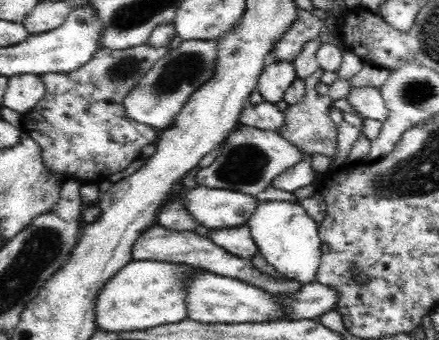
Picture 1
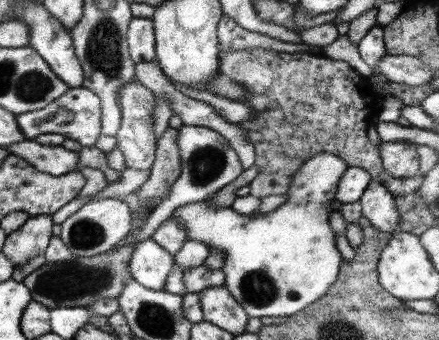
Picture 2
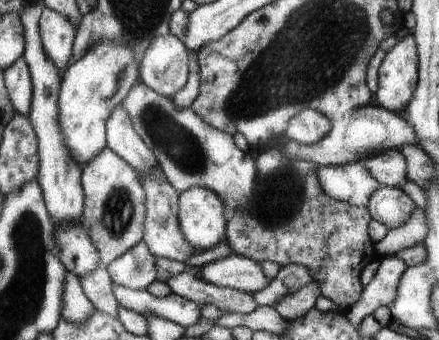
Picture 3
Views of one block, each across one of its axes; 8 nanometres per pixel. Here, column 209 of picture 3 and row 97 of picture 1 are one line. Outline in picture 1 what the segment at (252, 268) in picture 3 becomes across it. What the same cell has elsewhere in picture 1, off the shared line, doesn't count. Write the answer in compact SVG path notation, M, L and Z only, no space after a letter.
M274 62L270 66L266 66L260 74L258 86L256 90L262 94L262 98L270 104L278 104L284 100L286 90L292 86L292 82L296 80L296 68L290 62Z

